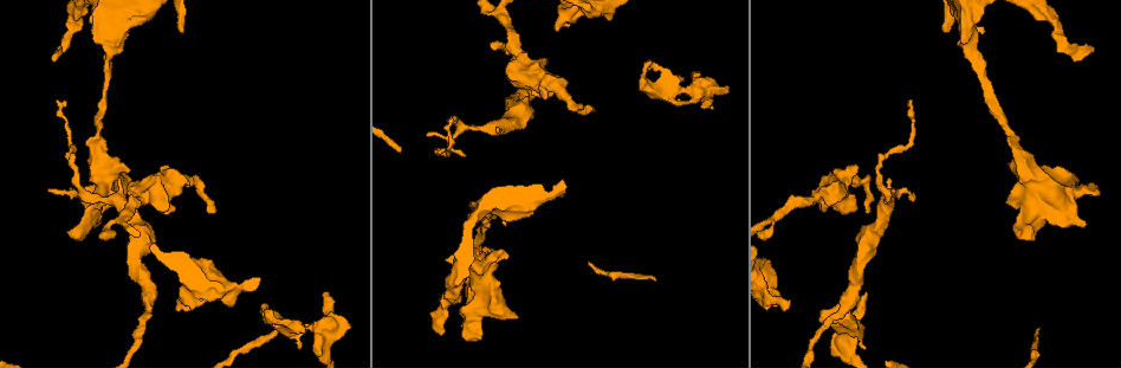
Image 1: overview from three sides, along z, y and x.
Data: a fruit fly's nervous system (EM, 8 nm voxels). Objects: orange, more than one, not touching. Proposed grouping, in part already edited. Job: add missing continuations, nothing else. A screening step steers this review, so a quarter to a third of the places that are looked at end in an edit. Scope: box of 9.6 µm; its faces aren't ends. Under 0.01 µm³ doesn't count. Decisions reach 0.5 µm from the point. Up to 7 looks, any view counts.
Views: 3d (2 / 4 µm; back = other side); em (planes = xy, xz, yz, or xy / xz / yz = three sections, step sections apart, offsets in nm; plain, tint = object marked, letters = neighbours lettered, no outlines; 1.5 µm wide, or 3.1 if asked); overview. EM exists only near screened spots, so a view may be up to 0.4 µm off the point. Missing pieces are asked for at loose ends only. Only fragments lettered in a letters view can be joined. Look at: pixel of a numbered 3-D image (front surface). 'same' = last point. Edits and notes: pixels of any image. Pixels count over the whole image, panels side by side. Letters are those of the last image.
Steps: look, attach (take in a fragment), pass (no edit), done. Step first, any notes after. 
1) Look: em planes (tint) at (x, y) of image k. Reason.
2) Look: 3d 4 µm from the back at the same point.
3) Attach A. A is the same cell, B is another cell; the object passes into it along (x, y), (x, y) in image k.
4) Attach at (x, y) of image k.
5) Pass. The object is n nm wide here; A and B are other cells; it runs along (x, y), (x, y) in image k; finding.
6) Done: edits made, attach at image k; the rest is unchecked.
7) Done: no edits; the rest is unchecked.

Look: em planes (letters) at (946, 31) of image 1. Branch stops here.

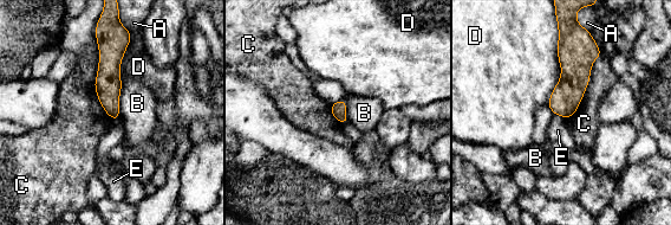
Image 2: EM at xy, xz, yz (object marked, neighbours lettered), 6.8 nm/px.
Pass. The object is 100 nm wide here; A, B, C, D and E are other cells; a border runs along (600, 55), (579, 107), (566, 119) in image 2; none of them fits.

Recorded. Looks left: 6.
Look: em planes (plain) at (867, 211) of image 1.

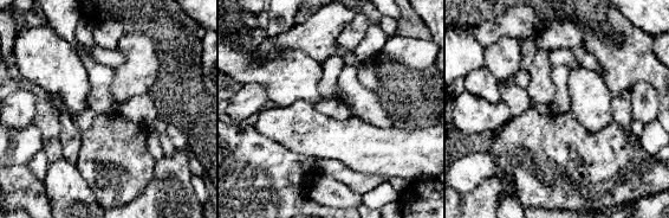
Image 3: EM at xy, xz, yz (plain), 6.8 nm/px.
Look: em planes (letters) at the same point. See the neighbours.

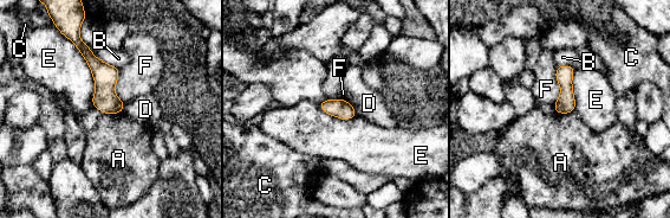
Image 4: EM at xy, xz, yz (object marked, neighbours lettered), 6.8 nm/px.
Pass. A, B, C, D, E and F are other cells; it runs along (78, 43), (119, 109) in image 4; none of them fits.

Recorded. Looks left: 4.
Look: em yz step 8 (letters) at (460, 326) of image 1. Branch stops here.

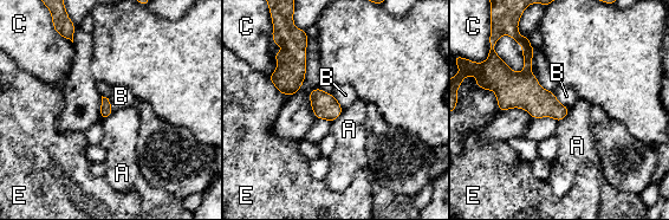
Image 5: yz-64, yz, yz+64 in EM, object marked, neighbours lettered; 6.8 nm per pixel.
Look: em planes (letters) at the same point. Cut it another way.

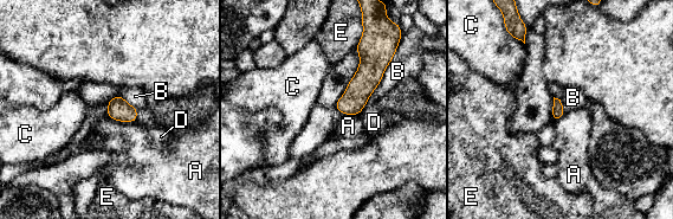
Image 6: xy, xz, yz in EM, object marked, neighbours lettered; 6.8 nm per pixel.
Pass. A, B, C, D and E are other cells; a border runs along (392, 59), (381, 82), (366, 103) in image 6; no lettered fragment goes on from it.

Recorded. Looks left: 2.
Done: no edits; the rest is unchecked.

